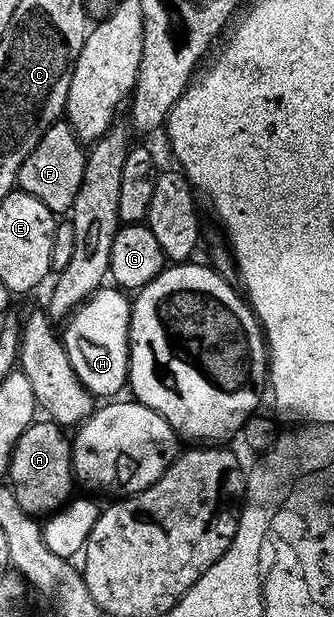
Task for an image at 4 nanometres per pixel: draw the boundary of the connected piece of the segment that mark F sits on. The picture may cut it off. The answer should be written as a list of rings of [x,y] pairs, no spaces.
[[[67,122],[52,124],[46,134],[42,134],[38,146],[34,146],[26,162],[22,162],[18,177],[19,191],[34,194],[34,198],[46,202],[46,206],[50,206],[54,213],[67,213],[78,194],[78,186],[82,186],[85,155],[81,140],[72,132]]]

